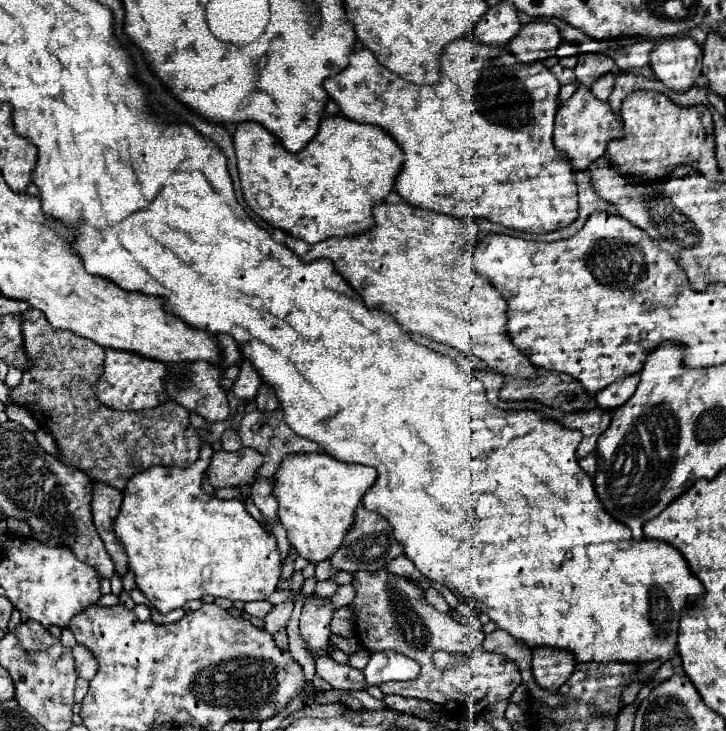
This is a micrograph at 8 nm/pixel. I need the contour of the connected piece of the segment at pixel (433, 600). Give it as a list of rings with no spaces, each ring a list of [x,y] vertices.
[[[427,588],[427,590],[425,590],[425,600],[427,600],[433,608],[437,608],[439,612],[443,612],[443,614],[451,614],[451,606],[443,600],[443,596],[441,596],[435,588]]]

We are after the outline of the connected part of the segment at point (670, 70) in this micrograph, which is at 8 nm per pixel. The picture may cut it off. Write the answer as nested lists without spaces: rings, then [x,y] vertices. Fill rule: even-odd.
[[[669,38],[651,52],[651,68],[667,88],[687,92],[701,76],[703,50],[693,38]]]

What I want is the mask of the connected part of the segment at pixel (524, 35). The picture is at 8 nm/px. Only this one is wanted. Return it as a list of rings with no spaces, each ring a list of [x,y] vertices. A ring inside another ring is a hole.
[[[531,22],[531,24],[525,24],[521,28],[521,34],[517,38],[513,38],[513,42],[509,44],[509,52],[519,60],[519,62],[525,62],[525,64],[533,64],[533,62],[541,62],[549,56],[555,54],[555,48],[561,44],[561,36],[559,36],[559,30],[553,26],[553,24],[547,24],[547,22]]]

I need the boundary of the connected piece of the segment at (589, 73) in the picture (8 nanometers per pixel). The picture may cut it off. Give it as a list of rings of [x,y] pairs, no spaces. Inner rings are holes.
[[[583,54],[575,66],[575,76],[579,84],[591,88],[593,80],[599,80],[599,74],[615,72],[615,62],[603,54]]]

